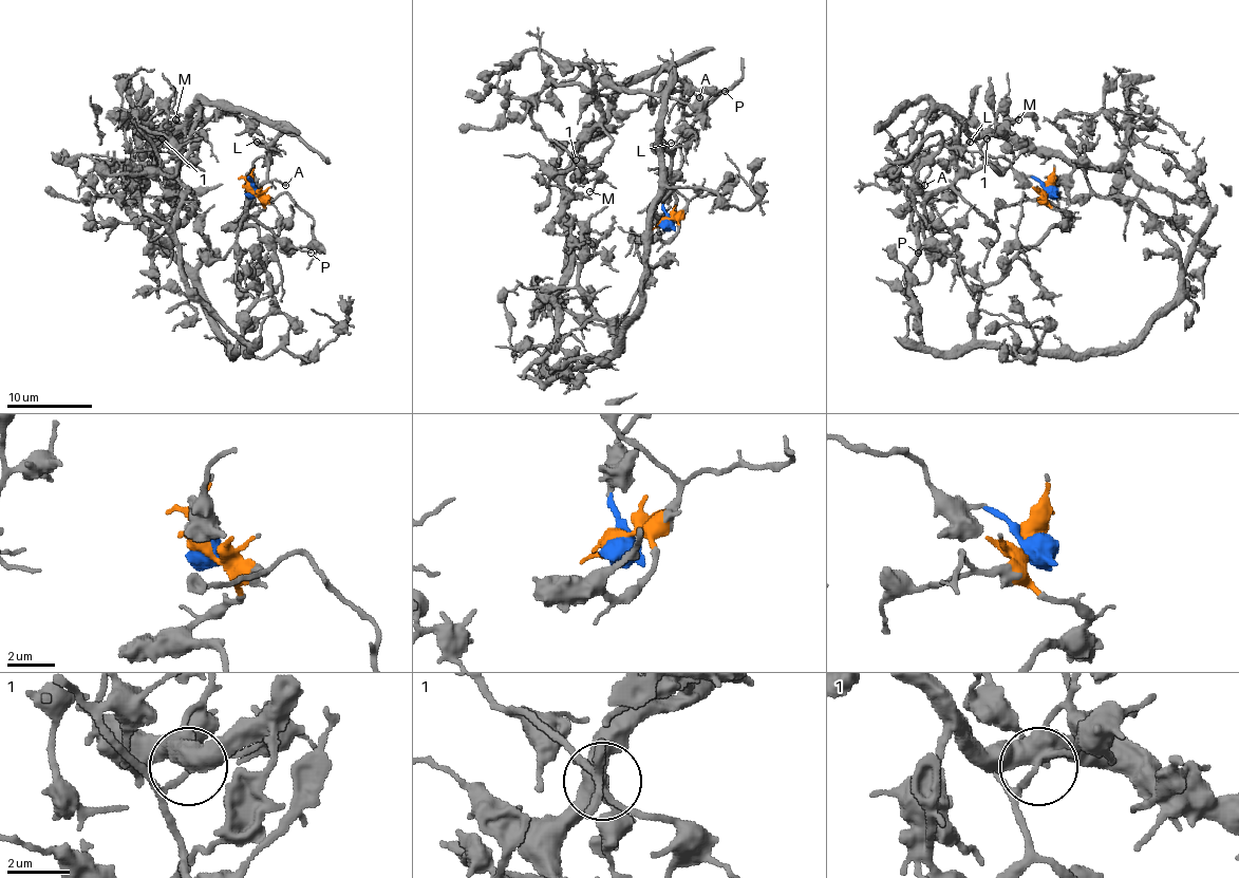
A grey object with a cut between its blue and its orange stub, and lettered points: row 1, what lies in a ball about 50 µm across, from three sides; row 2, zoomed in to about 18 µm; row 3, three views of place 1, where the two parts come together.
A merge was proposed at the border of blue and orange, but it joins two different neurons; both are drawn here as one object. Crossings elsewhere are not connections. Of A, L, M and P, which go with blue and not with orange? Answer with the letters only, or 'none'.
A, L, P

